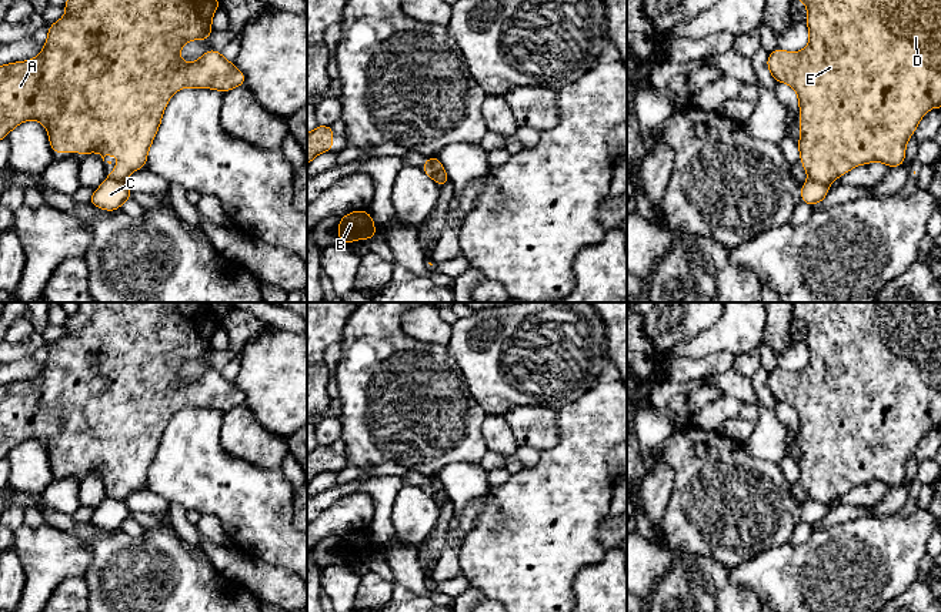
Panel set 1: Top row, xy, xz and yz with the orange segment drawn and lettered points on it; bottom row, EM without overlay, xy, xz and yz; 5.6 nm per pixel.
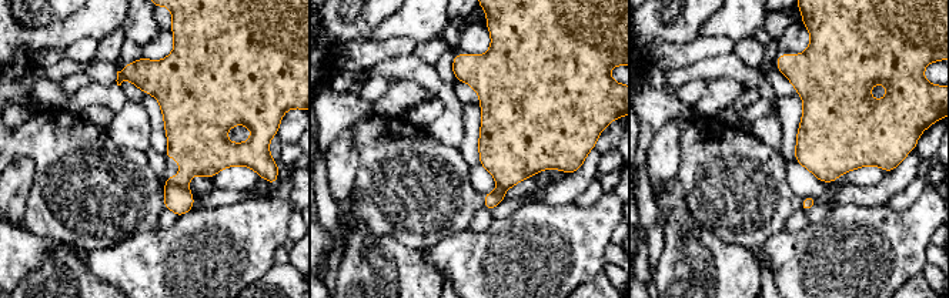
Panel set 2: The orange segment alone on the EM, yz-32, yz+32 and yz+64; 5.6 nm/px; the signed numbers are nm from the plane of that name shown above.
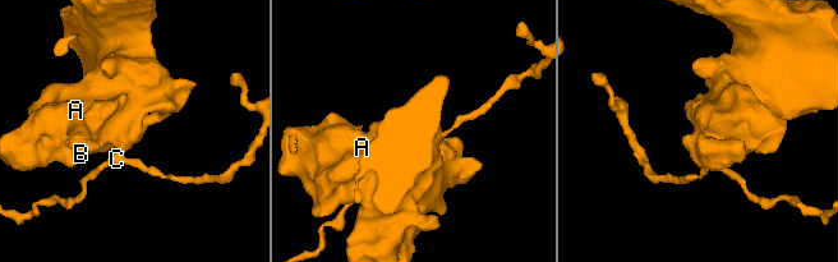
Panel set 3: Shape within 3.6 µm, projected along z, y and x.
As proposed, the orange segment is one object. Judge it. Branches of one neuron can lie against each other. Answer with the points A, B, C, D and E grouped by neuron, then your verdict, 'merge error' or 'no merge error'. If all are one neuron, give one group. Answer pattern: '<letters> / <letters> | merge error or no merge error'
A B D E / C | merge error

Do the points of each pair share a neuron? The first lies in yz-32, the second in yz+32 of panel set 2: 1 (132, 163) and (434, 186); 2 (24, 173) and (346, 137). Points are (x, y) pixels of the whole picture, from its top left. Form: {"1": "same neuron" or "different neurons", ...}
{"1": "same neuron", "2": "same neuron"}

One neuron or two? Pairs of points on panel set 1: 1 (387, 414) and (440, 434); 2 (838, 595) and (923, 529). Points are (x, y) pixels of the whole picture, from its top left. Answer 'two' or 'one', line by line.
1: one
2: one

